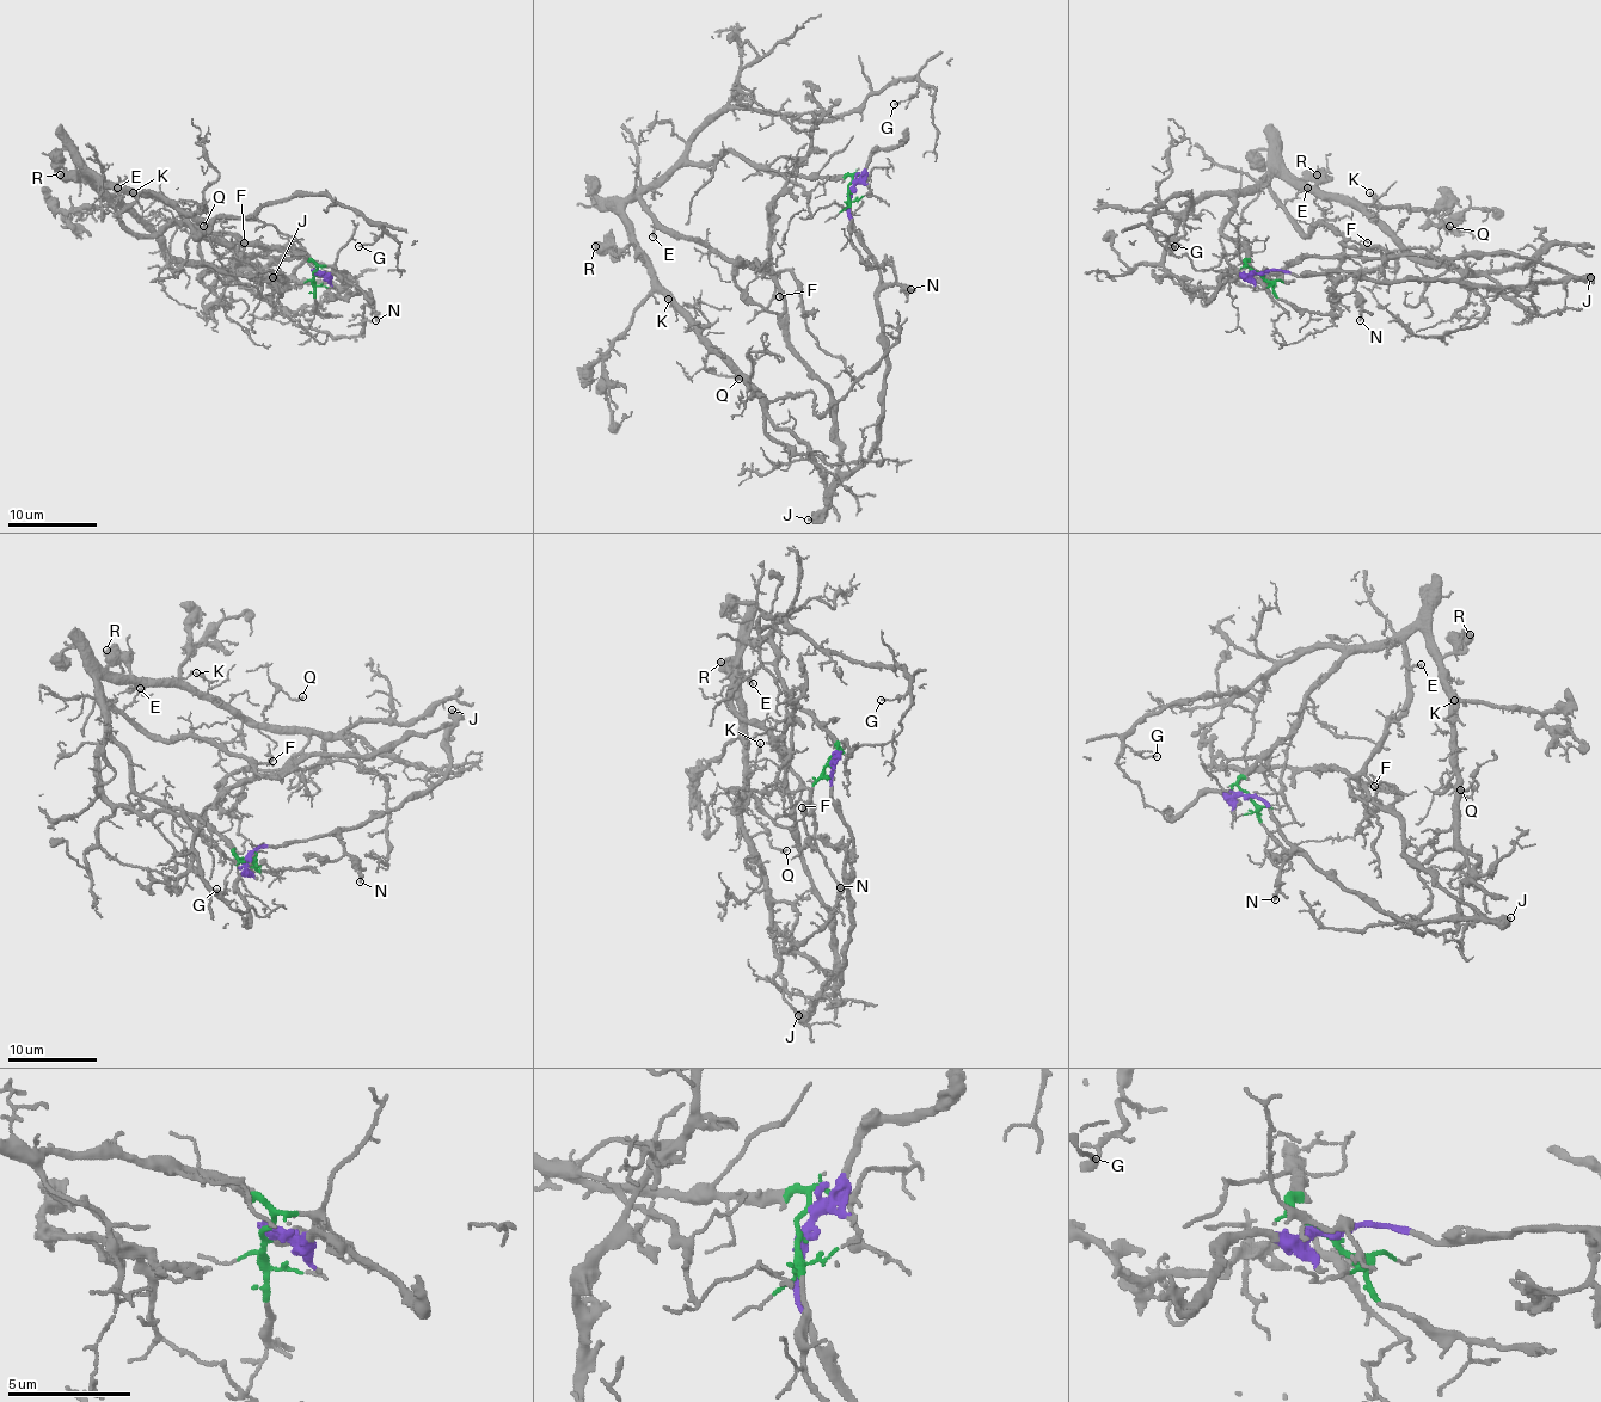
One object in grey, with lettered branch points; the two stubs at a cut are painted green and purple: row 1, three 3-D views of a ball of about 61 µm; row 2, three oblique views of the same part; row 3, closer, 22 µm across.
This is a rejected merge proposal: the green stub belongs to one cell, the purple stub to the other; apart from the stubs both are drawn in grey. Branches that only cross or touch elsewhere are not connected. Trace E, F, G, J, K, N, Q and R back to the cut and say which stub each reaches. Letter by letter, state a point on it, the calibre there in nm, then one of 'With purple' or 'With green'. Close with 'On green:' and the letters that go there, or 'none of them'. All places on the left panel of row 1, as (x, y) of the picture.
E: Place: (117, 188). Thickness 160 nm. With green
F: Place: (244, 243). Thickness 120 nm. With green
G: Place: (359, 246). Thickness 120 nm. With green
J: Place: (273, 277). Thickness 550 nm. With purple
K: Place: (133, 192). Thickness 280 nm. With green
N: Place: (375, 320). Thickness 240 nm. With purple
Q: Place: (203, 226). Thickness 190 nm. With green
R: Place: (60, 174). Thickness 700 nm. With green
On green: E, F, G, K, Q, R

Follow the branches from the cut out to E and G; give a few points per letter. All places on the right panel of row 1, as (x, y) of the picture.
E: (1263, 275), (1249, 265), (1247, 250), (1222, 232), (1233, 198), (1267, 188), (1282, 203), (1307, 188)
G: (1263, 275), (1222, 232), (1227, 194), (1207, 194), (1182, 219), (1191, 198), (1173, 196), (1151, 216), (1176, 245)

